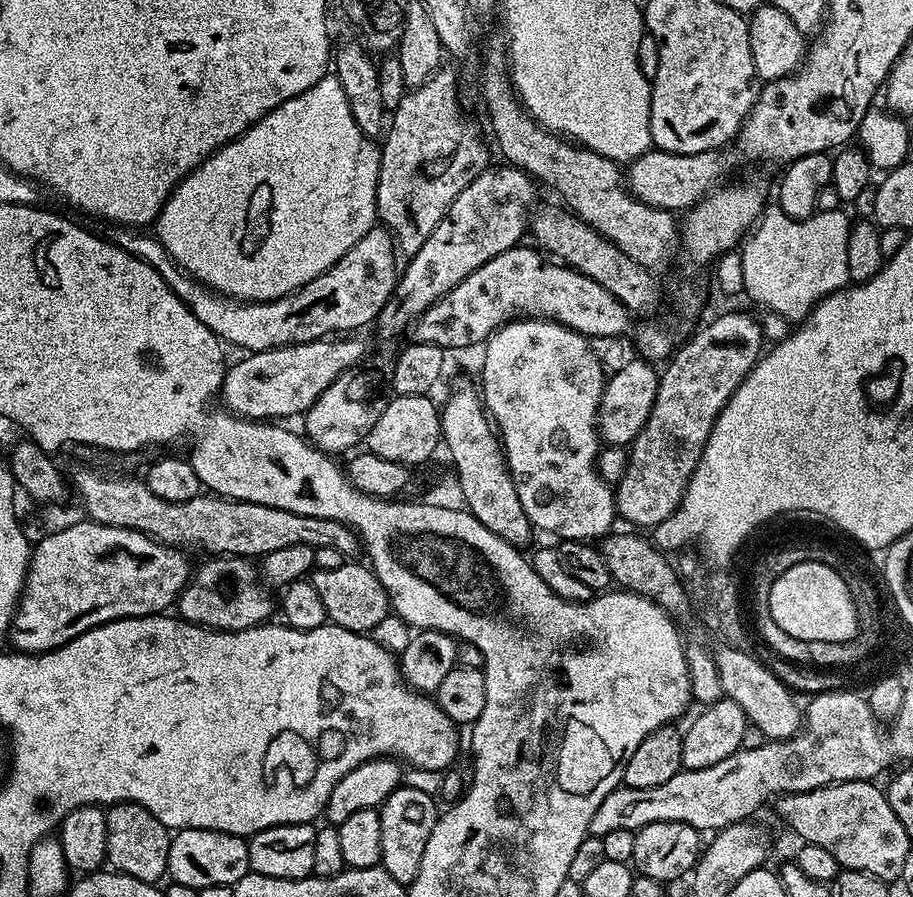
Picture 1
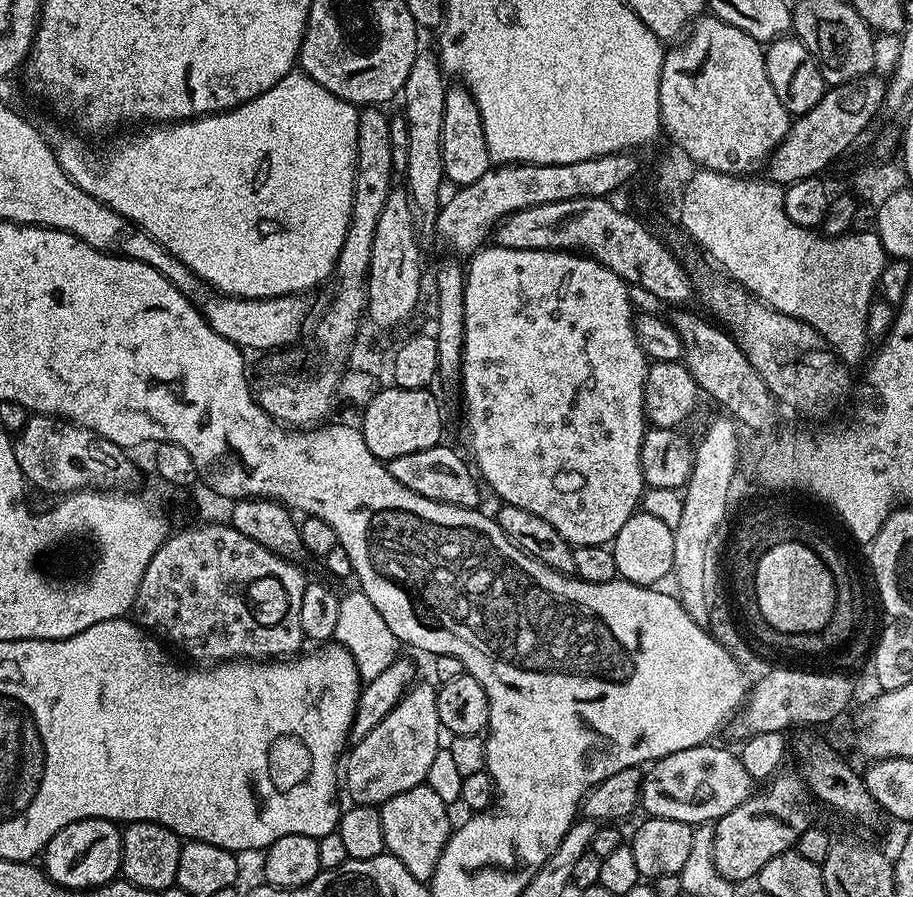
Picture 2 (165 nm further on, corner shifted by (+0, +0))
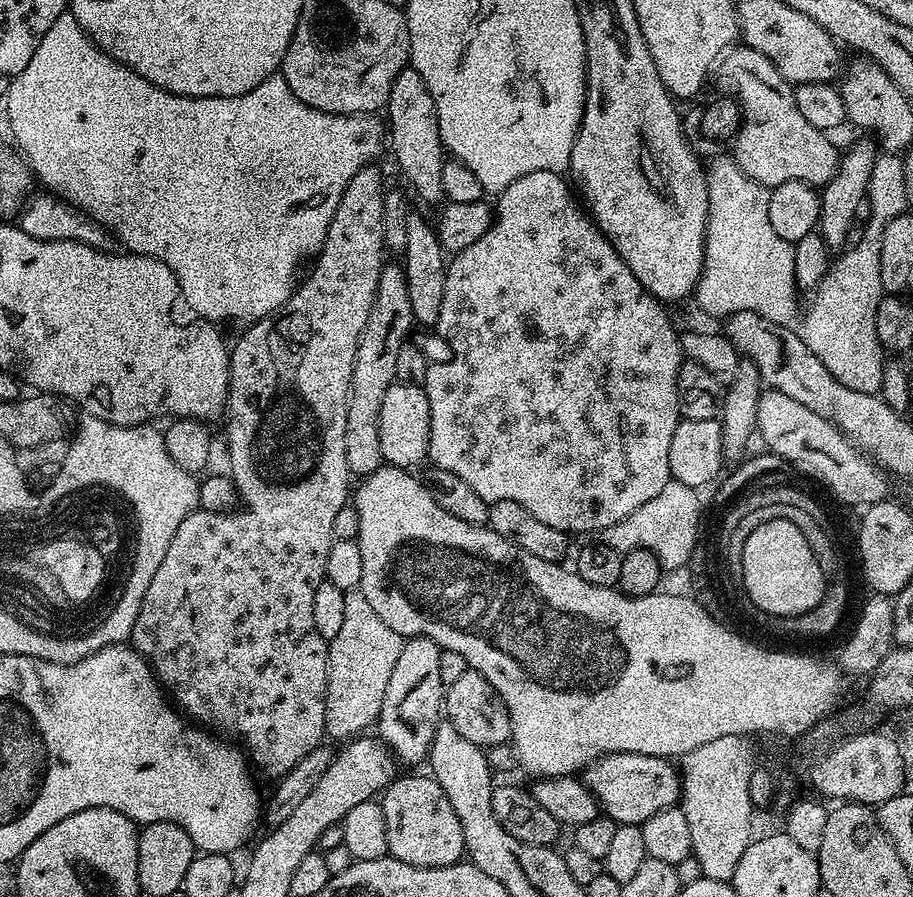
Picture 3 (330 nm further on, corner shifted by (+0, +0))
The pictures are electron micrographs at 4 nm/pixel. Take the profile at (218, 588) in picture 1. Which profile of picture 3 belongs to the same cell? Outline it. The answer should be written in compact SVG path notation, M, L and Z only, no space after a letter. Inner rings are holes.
M369 166L358 170L354 178L346 186L344 196L338 202L338 210L334 210L334 218L326 230L324 245L315 257L316 265L308 277L293 291L292 297L284 303L278 312L271 312L261 320L249 323L248 332L240 336L240 341L230 348L228 362L228 468L232 480L236 484L236 495L239 507L227 512L206 512L197 510L188 515L174 530L174 538L170 538L170 547L166 549L166 558L162 558L162 566L154 573L150 587L146 589L146 598L142 598L142 610L138 610L138 618L132 627L131 647L135 648L148 662L157 680L160 681L165 693L182 709L189 721L211 730L224 738L238 742L246 753L247 759L254 765L255 771L264 776L279 778L286 775L306 754L325 743L326 733L326 690L328 689L328 645L329 641L318 634L318 626L314 626L314 590L325 580L326 554L330 554L333 542L334 517L338 510L346 507L350 500L350 473L346 462L346 410L348 409L348 391L354 370L354 354L358 350L358 342L362 338L362 330L366 330L366 318L370 318L370 310L374 306L374 298L378 290L378 278L386 263L384 231L382 230L382 206L384 205L384 176Z

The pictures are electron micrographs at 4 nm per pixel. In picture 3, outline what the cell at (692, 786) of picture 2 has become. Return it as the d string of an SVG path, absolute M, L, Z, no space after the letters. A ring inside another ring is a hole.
M615 752L588 765L582 779L600 804L603 815L621 824L645 824L658 810L673 807L680 798L680 774L671 759L650 754Z

